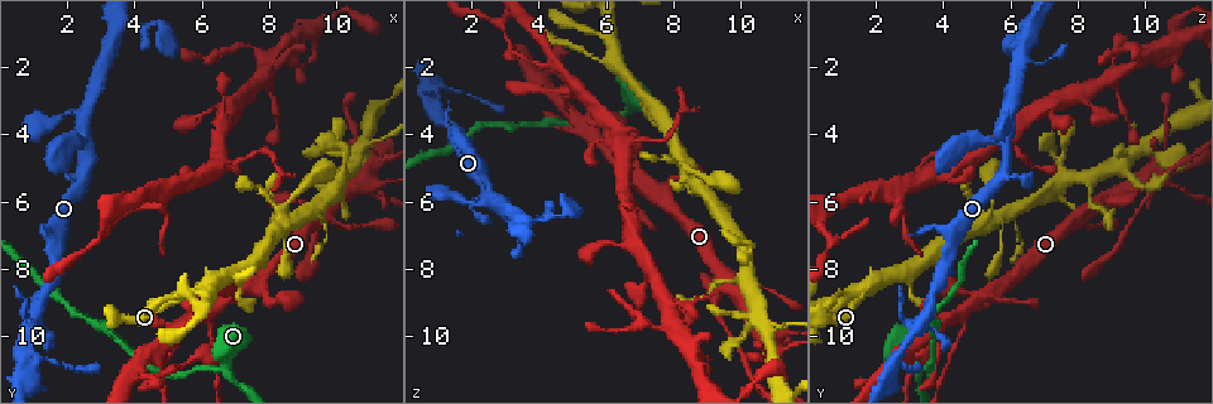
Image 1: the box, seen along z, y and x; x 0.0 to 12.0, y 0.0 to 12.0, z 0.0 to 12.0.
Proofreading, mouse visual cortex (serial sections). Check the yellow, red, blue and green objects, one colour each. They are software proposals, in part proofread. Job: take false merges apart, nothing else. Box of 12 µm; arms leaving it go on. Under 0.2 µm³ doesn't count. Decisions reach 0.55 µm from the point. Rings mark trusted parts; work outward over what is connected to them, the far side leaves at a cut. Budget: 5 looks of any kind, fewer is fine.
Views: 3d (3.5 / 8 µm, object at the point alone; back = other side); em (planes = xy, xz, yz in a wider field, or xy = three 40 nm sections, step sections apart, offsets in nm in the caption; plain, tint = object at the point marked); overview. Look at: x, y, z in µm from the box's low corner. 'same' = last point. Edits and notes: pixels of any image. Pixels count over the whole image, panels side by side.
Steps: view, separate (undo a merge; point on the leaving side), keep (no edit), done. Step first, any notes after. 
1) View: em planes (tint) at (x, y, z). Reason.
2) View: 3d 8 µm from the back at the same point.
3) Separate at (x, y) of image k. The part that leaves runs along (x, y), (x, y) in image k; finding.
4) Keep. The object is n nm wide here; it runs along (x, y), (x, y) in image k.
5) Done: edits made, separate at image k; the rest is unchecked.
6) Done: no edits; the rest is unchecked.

View: 3d 3.5 µm at (6.3, 9.3, 4.7). Arms part here.

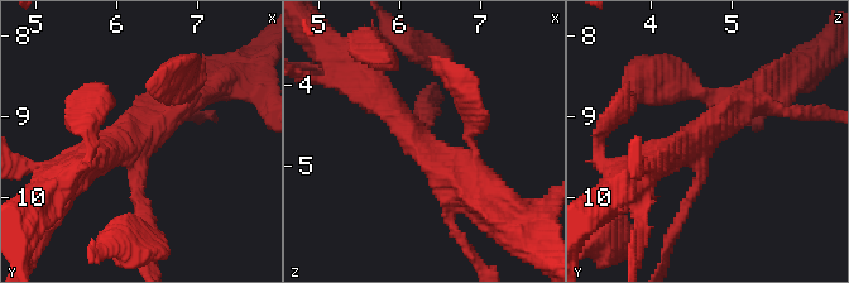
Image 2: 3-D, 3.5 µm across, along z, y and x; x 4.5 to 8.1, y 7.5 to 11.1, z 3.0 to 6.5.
View: em xy step 5 (tint) at (6.30, 9.25, 4.70). Need the tissue.

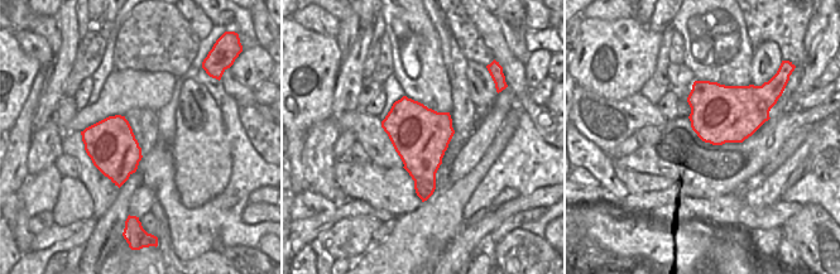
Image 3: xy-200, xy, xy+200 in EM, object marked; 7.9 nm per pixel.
Keep. It runs along (471, 192), (367, 86) in image 2; continuous, no second cell.

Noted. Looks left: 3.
View: 3d 3.5 µm at (6.6, 11.0, 3.3). A fork.

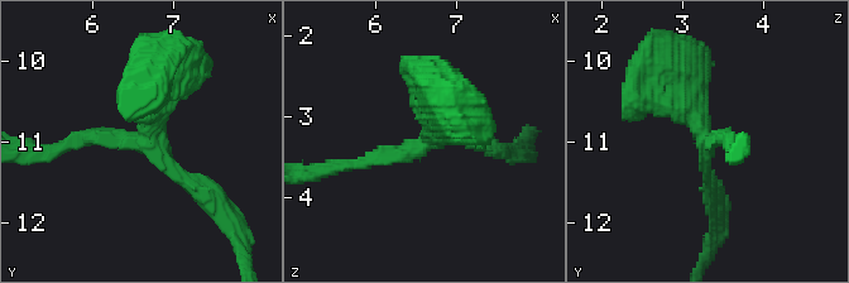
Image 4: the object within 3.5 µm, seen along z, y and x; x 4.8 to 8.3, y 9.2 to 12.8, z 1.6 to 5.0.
View: em xy step 1 (tint) at (6.65, 11.00, 3.25). 3 arms meet here; the arms are 150, 200, 400 nm wide.

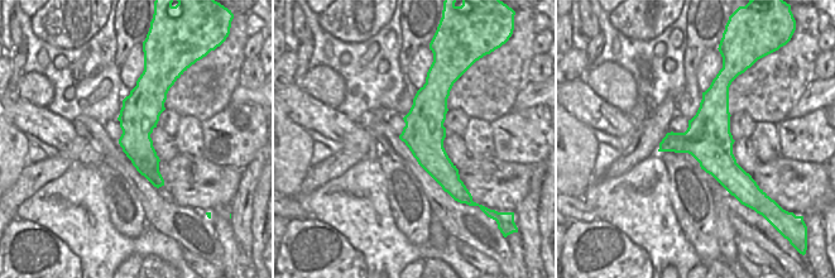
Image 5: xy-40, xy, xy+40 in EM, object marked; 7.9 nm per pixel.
View: em xy step 5 (tint) at the same point.

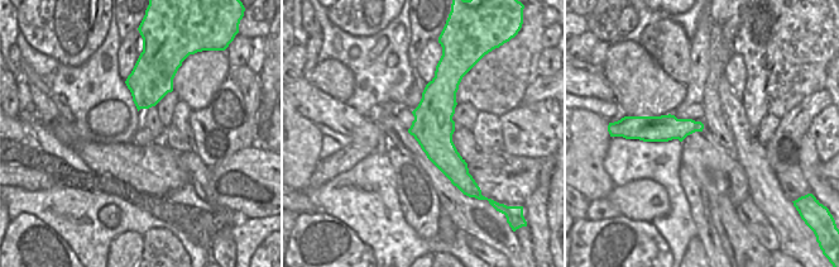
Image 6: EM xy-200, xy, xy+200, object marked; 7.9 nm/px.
Keep. It runs along (439, 70), (439, 148), (463, 187) in image 6; one cell here.

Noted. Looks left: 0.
Done: no edits; the rest is unchecked.

